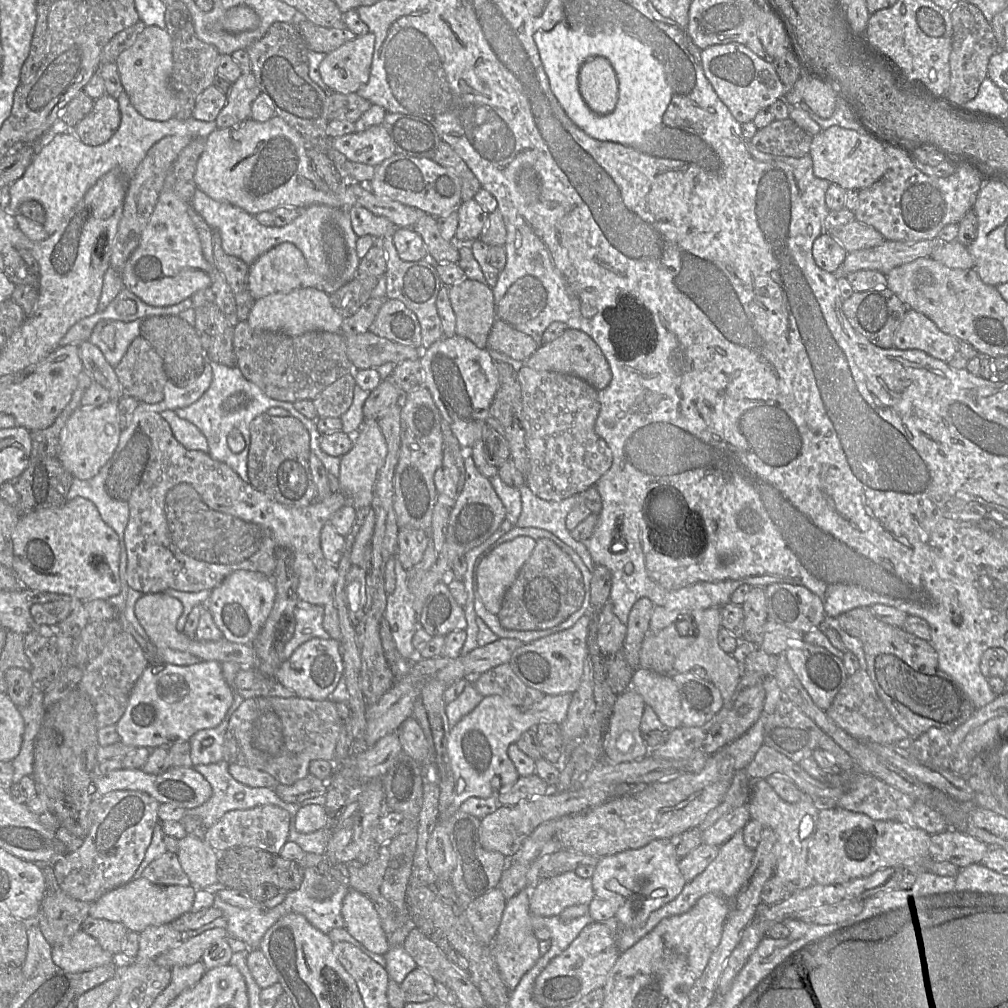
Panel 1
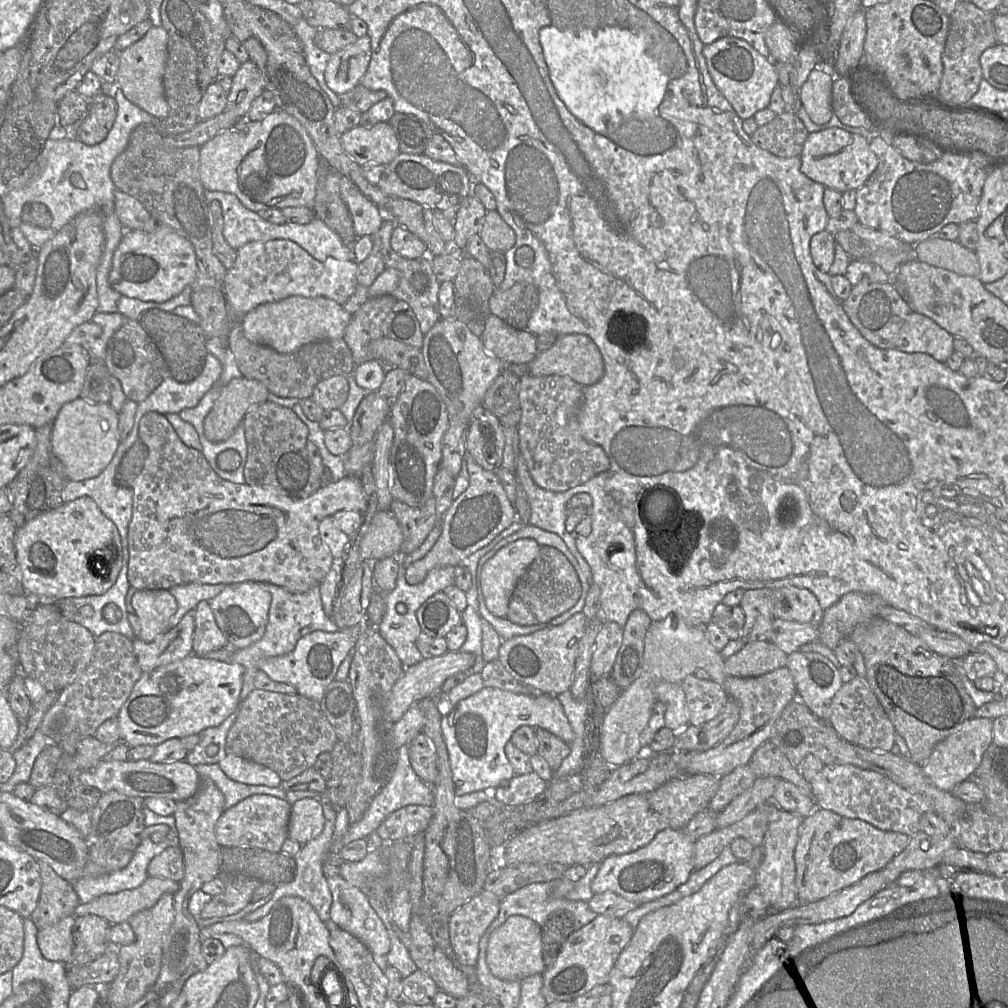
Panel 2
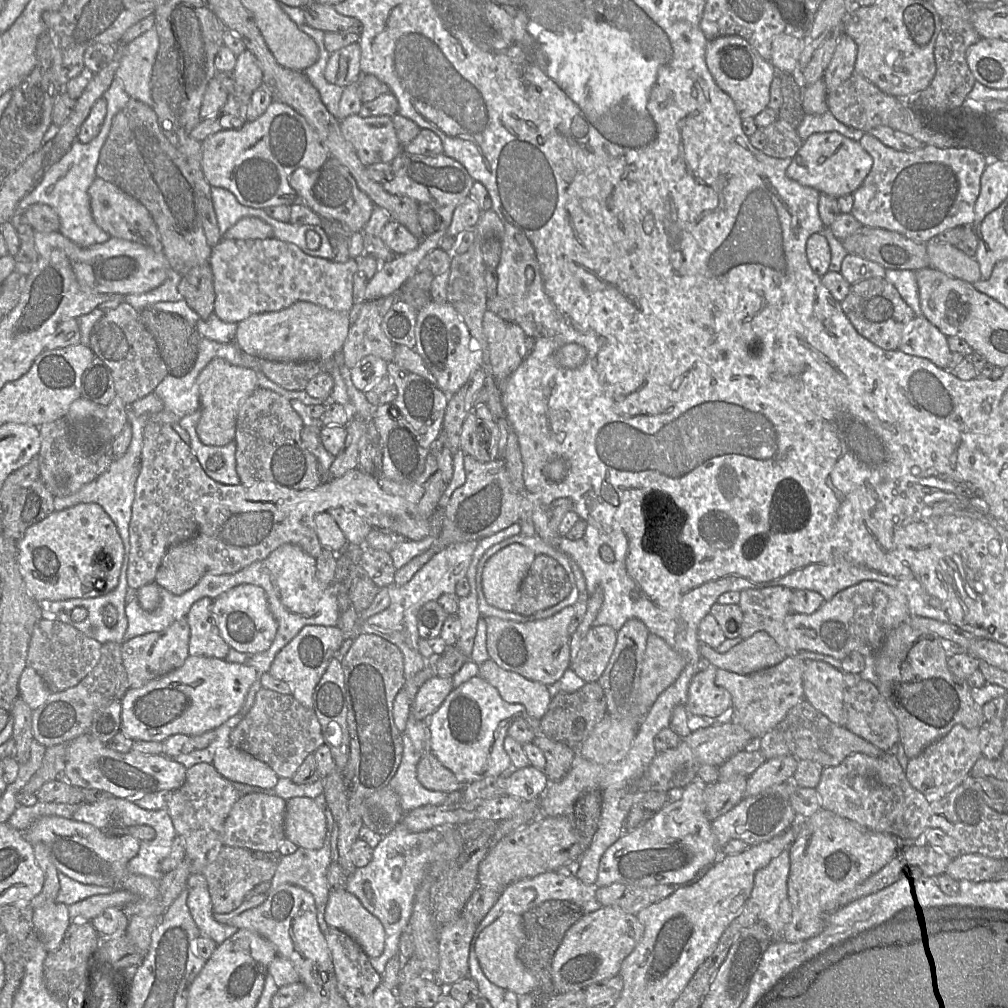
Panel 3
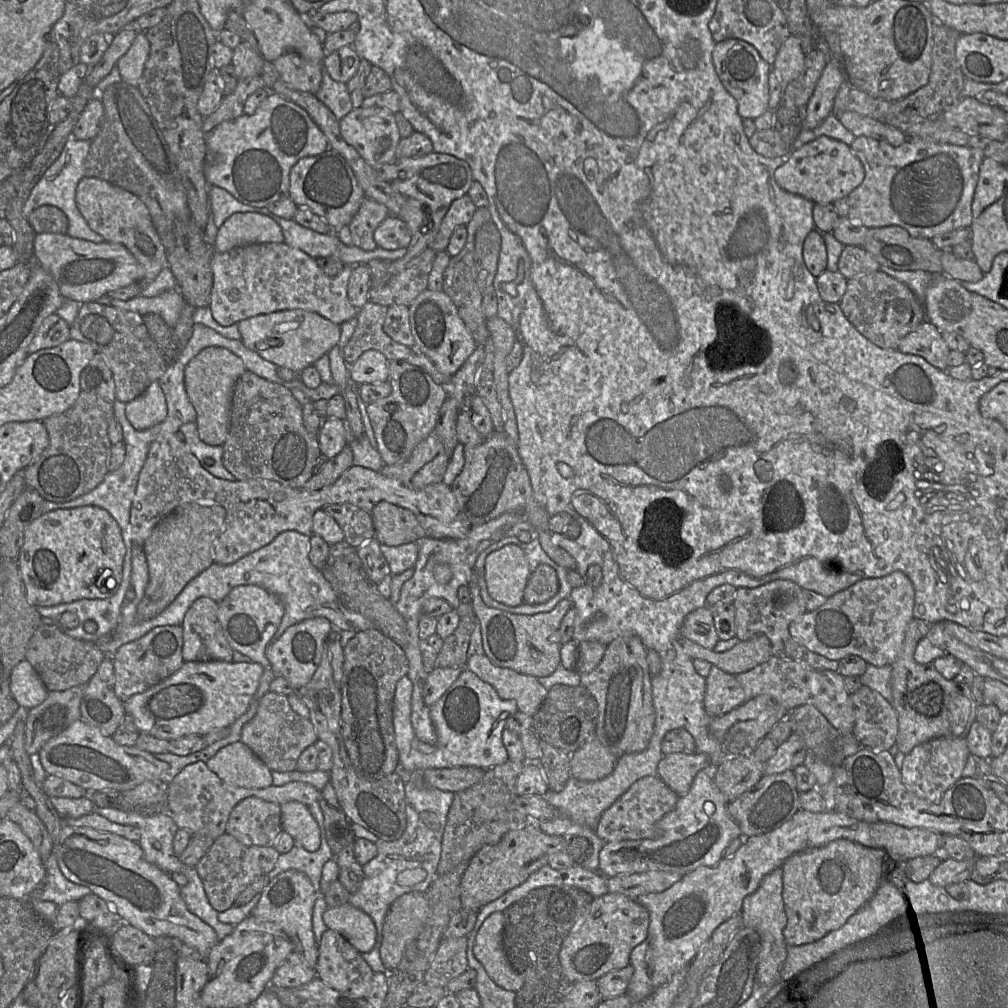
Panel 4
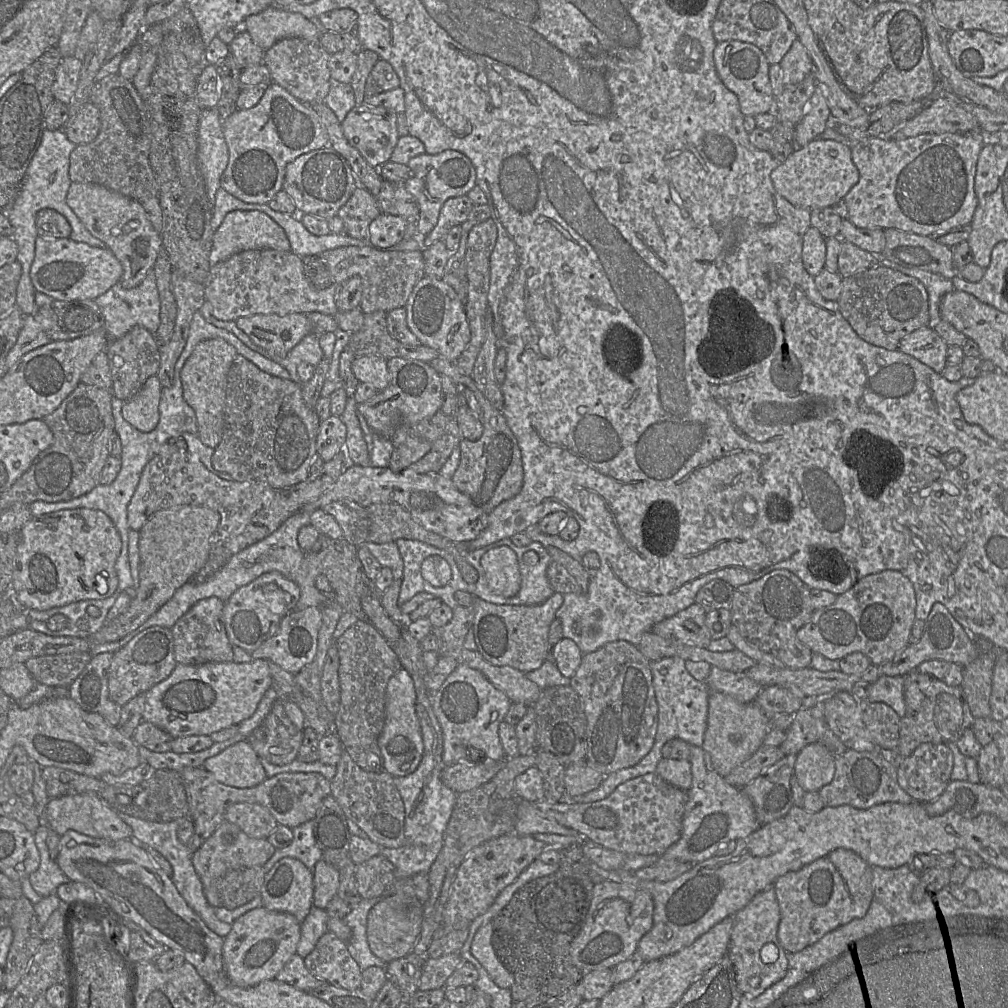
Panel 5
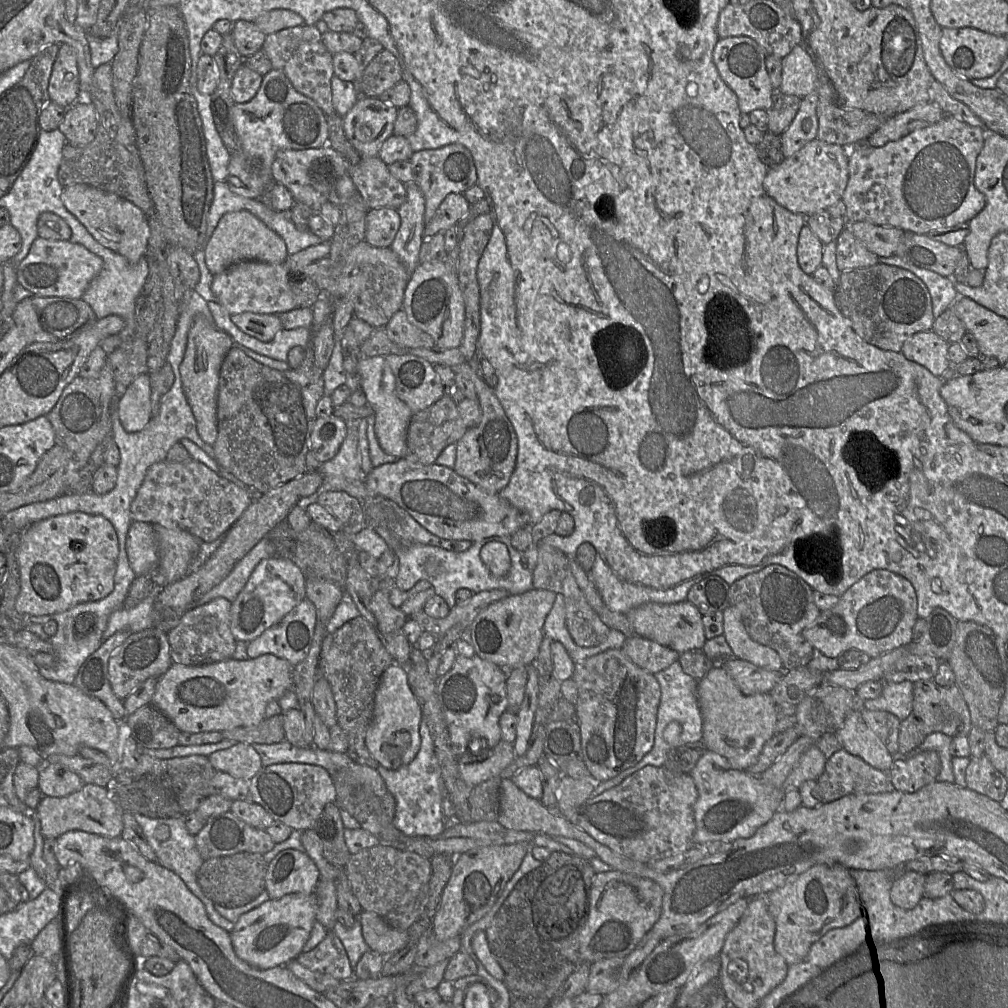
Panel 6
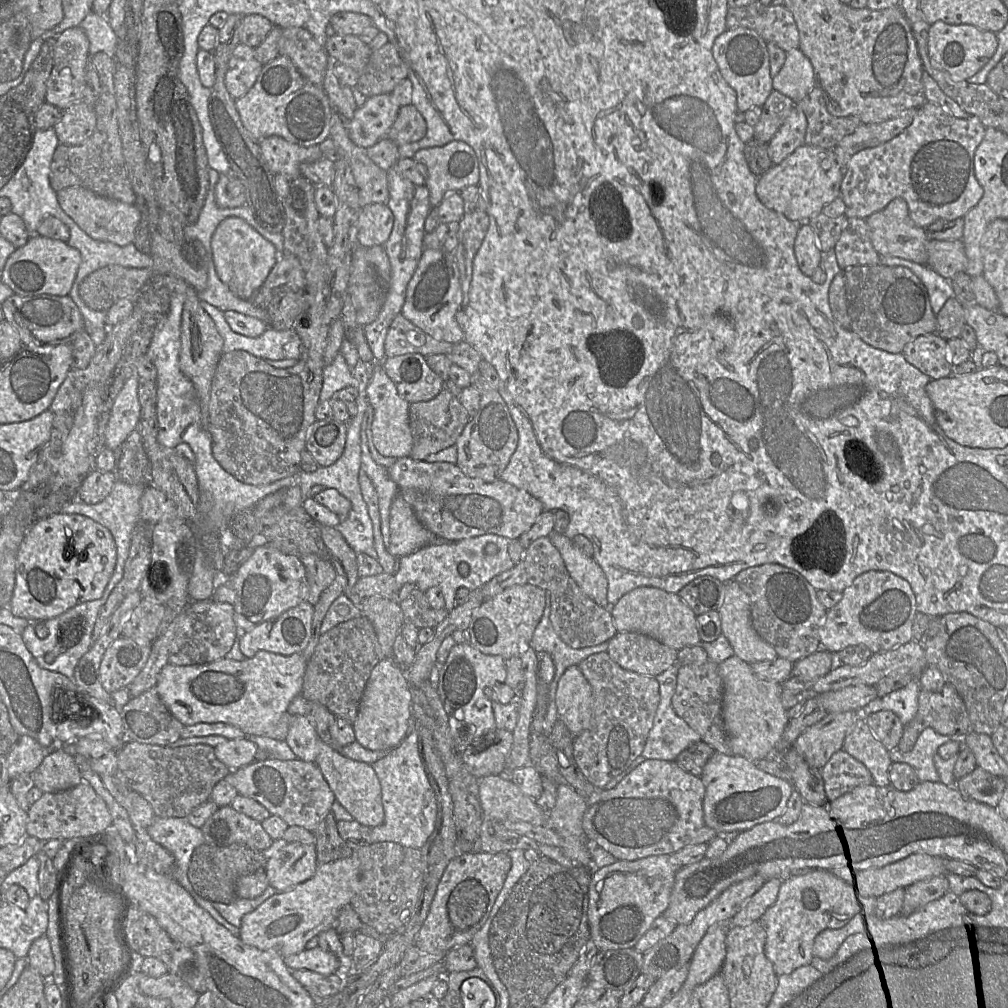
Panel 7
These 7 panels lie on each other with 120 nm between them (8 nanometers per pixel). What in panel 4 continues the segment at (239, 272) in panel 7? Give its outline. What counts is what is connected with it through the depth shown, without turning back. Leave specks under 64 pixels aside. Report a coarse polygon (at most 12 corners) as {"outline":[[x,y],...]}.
{"outline":[[238,212],[218,228],[214,251],[283,242],[282,229],[258,213]]}

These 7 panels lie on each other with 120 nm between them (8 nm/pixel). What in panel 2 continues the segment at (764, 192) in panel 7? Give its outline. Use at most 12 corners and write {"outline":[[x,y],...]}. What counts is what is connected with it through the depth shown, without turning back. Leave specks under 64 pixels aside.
{"outline":[[837,127],[809,133],[806,177],[841,193],[878,166],[865,137]]}

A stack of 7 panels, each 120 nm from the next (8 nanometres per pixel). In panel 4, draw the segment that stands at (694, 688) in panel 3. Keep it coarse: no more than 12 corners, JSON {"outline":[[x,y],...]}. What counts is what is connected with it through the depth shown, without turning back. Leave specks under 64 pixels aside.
{"outline":[[712,665],[704,708],[722,716],[747,701],[735,675]]}

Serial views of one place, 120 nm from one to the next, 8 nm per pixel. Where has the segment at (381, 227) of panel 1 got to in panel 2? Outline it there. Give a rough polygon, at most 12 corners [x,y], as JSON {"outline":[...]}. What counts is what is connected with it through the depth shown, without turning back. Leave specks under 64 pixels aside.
{"outline":[[345,176],[340,197],[357,237],[372,236],[385,213]]}

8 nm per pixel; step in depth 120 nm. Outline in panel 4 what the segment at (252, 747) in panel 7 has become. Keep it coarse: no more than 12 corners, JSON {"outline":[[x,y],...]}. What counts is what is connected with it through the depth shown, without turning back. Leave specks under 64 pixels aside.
{"outline":[[240,740],[206,765],[234,786],[263,789],[272,771]]}

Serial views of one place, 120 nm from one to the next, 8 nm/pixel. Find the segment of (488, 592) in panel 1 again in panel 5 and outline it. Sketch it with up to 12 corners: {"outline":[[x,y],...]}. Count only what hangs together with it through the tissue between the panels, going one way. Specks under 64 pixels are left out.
{"outline":[[508,546],[481,558],[489,587],[504,597],[517,595],[521,573]]}

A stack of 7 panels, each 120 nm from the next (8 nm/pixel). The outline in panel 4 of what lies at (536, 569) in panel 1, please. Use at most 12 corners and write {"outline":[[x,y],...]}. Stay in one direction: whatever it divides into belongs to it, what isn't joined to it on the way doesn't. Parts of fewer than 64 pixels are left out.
{"outline":[[540,564],[530,573],[523,601],[536,605],[559,590],[554,568]]}

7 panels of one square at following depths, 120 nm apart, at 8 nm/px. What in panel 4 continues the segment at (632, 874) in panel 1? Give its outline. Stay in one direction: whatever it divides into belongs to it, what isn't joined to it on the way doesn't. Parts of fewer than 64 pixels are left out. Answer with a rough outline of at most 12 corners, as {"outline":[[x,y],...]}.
{"outline":[[700,770],[655,839],[606,843],[606,878],[713,866],[741,831]]}

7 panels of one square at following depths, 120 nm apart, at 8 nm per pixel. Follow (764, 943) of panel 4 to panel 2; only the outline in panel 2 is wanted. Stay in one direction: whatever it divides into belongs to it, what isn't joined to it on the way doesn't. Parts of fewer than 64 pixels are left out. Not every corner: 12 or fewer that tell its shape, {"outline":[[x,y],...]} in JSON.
{"outline":[[771,801],[755,887],[769,912],[798,904],[803,818]]}

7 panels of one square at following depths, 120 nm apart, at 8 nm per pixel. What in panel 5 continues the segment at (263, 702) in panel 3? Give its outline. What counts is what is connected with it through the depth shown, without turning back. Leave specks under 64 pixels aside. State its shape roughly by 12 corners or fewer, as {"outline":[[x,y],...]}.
{"outline":[[278,698],[247,738],[260,759],[297,759],[303,730]]}

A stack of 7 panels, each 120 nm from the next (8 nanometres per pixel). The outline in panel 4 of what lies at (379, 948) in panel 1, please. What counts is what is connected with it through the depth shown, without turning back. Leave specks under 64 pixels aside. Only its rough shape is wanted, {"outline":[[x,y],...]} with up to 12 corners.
{"outline":[[350,903],[323,914],[359,952],[376,942],[372,918]]}

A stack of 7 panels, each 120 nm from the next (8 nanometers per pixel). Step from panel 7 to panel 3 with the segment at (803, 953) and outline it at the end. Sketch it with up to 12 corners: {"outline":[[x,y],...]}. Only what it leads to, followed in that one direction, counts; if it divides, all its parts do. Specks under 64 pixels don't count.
{"outline":[[825,809],[789,847],[790,943],[904,844]]}

